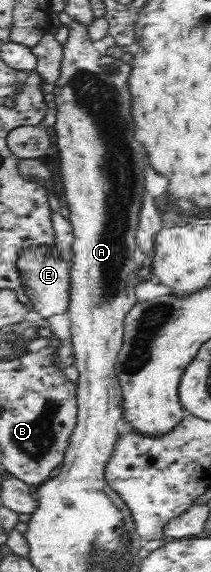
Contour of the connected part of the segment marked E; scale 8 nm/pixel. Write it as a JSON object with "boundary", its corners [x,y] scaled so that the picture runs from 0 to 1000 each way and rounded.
{"boundary":[[[152,430],[90,439],[76,455],[81,476],[100,497],[118,502],[152,540],[209,558],[318,544],[327,535],[327,505],[336,500],[336,460],[313,458],[256,430]]]}

